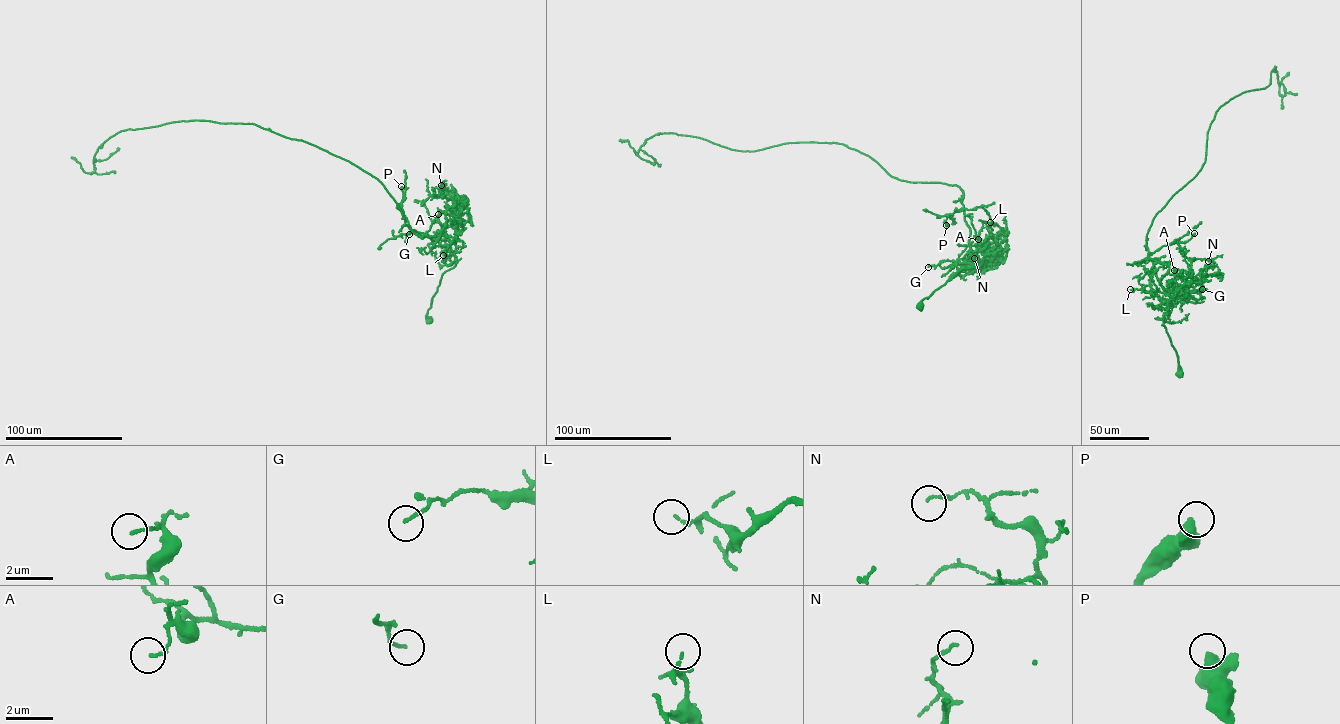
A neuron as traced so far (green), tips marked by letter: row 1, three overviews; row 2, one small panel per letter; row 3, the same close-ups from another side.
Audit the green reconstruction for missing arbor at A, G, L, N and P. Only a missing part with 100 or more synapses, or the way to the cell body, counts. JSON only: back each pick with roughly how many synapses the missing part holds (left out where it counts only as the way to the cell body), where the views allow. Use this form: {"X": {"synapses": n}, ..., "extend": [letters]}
{"extend": []}

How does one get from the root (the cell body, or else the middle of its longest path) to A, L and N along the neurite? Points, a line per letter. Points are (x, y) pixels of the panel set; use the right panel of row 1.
A: (1178, 373), (1177, 352), (1162, 325), (1172, 308), (1170, 298), (1179, 292), (1175, 286), (1176, 272), (1174, 270)
L: (1178, 373), (1177, 352), (1162, 325), (1172, 308), (1171, 297), (1157, 291), (1130, 289)
N: (1178, 373), (1177, 352), (1162, 325), (1172, 308), (1170, 298), (1202, 270), (1212, 267), (1213, 263), (1208, 261)

